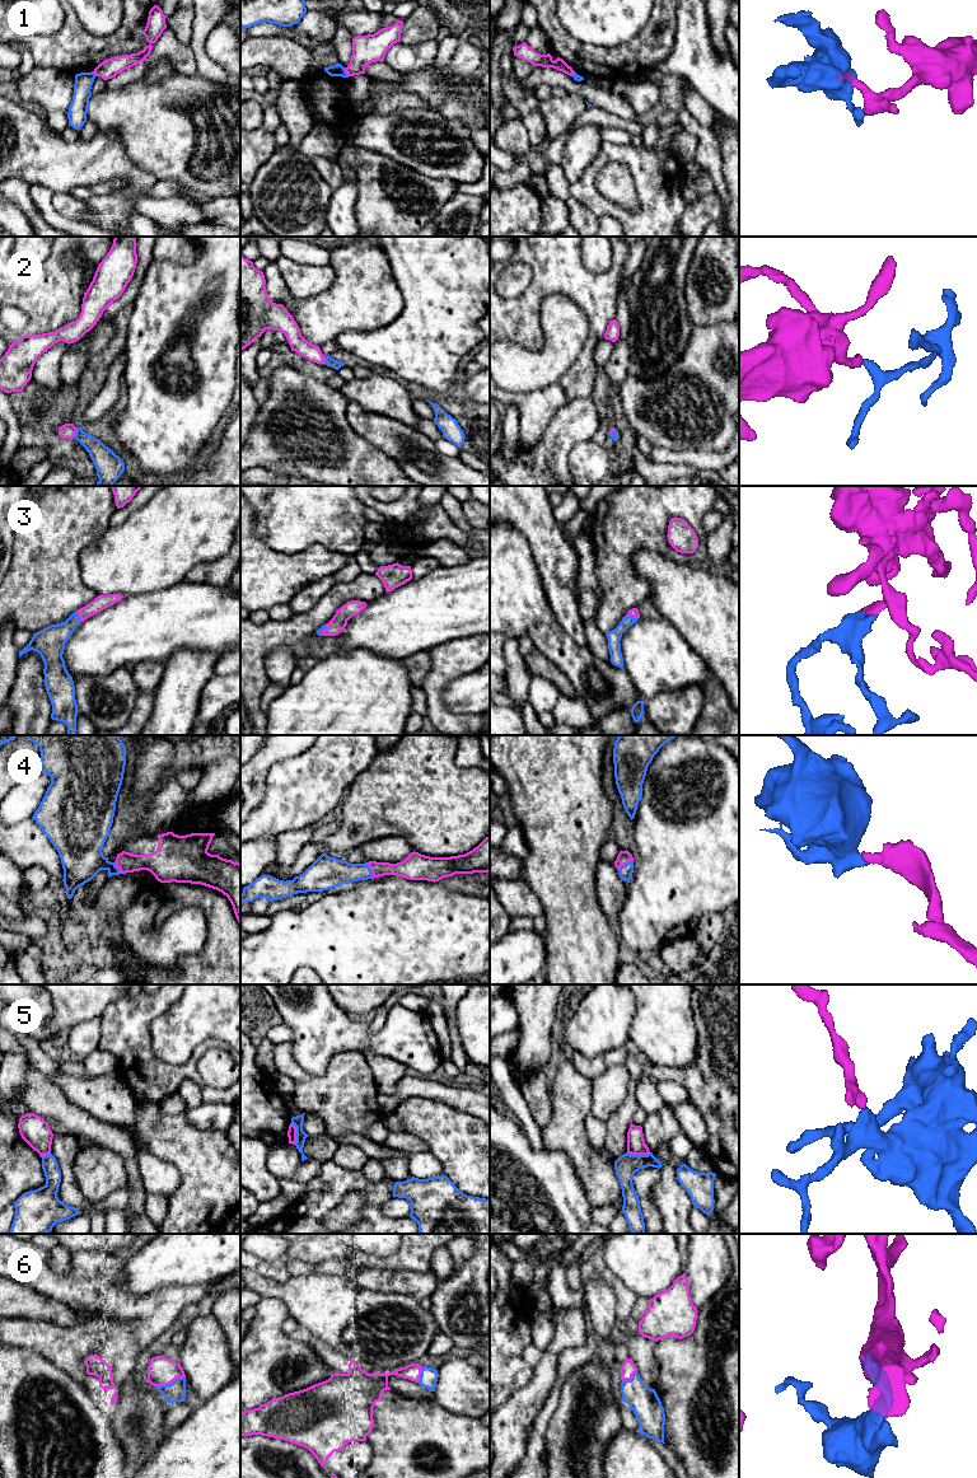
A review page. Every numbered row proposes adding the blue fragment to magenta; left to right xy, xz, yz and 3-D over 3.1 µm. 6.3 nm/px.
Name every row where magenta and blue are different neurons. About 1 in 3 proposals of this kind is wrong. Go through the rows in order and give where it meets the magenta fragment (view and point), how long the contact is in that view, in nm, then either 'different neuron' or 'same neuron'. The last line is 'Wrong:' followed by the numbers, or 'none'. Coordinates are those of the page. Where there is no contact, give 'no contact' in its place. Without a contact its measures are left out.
1: contact xz (346, 71); length 70 nm; different neuron
2: contact xy (75, 431); length 70 nm; same neuron
3: contact yz (631, 616); length 90 nm; same neuron
4: contact xz (370, 869); length 120 nm; same neuron
5: contact yz (639, 1154); length 150 nm; different neuron
6: contact xy (169, 1383); length 200 nm; same neuron
Wrong: 1, 5

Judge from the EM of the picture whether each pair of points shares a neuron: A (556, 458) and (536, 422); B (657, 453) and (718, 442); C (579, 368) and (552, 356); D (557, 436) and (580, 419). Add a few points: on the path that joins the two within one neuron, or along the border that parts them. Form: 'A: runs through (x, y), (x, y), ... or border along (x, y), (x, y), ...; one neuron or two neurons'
A: border along (557, 408), (543, 435), (532, 447), (523, 448); two neurons
B: border along (654, 445), (676, 450), (704, 452); two neurons
C: border along (587, 337), (579, 356), (570, 369), (551, 384); two neurons
D: runs through (562, 433), (575, 421); one neuron

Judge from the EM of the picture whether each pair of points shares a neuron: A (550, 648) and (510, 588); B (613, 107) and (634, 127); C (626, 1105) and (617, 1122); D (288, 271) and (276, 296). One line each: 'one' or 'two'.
A: one
B: two
C: one
D: two

